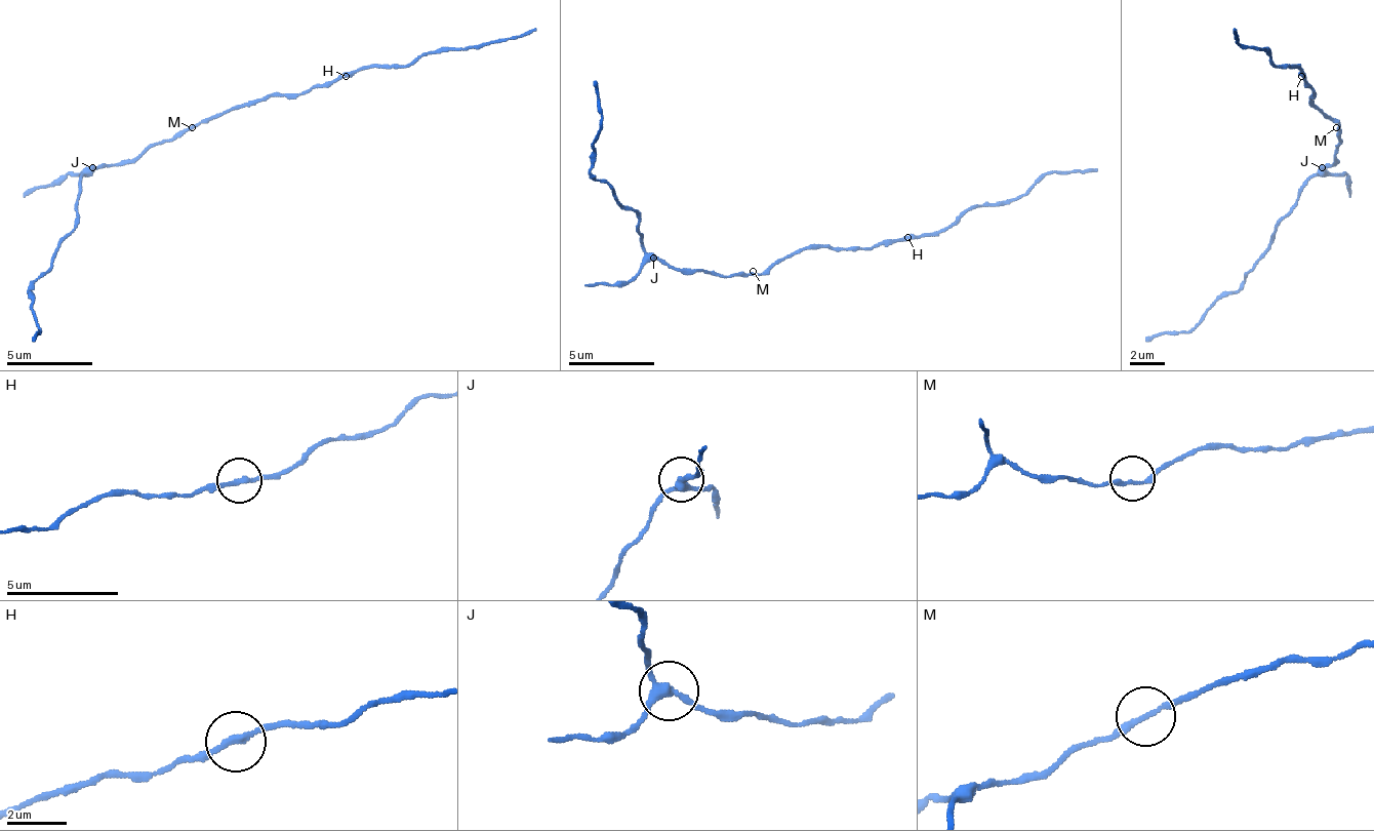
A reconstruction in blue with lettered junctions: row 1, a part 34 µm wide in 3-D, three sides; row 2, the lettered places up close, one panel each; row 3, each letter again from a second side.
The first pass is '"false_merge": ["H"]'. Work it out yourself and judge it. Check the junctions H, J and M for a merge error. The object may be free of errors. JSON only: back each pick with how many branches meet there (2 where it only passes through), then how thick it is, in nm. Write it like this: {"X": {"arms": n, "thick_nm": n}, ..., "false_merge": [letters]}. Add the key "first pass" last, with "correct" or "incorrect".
{"false_merge": [], "first pass": "incorrect"}

